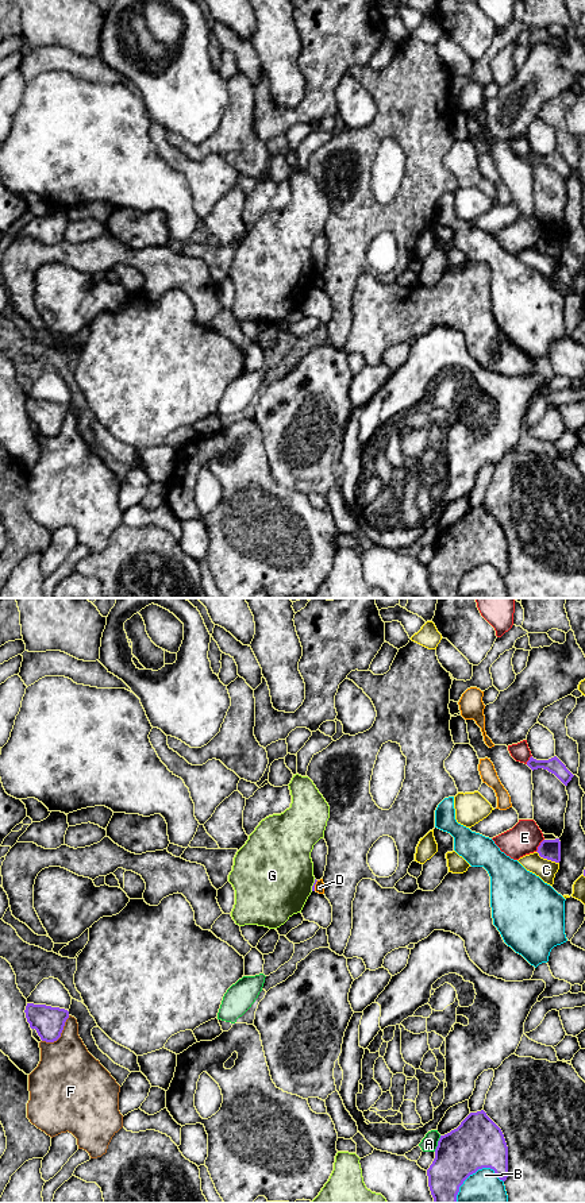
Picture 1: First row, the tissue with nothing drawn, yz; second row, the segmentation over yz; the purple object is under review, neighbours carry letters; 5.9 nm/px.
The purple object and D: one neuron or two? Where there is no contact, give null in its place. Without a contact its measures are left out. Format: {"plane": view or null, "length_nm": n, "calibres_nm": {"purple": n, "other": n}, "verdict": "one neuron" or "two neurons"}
{"plane": "yz", "length_nm": 70, "calibres_nm": {"purple": 20, "other": 60}, "verdict": "two neurons"}

